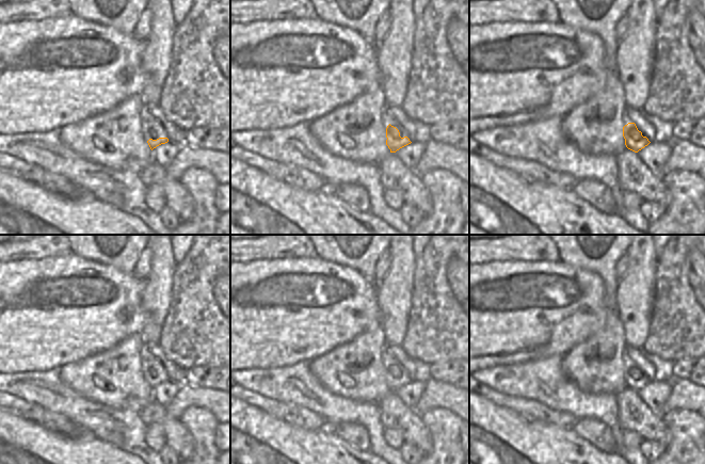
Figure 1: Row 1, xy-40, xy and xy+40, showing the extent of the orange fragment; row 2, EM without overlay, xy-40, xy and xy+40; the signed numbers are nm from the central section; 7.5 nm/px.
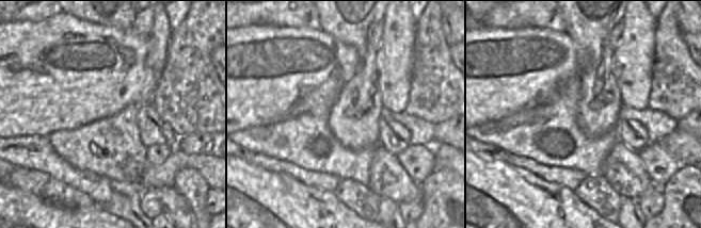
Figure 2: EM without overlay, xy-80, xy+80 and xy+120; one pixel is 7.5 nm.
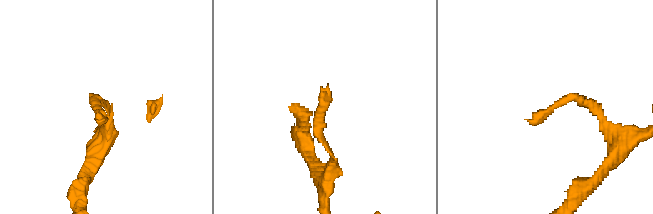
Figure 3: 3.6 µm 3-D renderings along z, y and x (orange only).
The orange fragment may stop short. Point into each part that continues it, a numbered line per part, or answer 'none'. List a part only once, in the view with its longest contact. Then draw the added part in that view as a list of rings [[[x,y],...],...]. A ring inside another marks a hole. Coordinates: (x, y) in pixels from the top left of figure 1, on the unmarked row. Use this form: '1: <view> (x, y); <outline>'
1: xy (395, 355); [[[385,345],[382,348],[382,365],[384,367],[384,378],[386,377],[386,367],[388,364],[396,366],[400,375],[407,375],[411,381],[416,381],[416,367],[414,359],[411,359],[402,350],[401,347],[394,345]]]

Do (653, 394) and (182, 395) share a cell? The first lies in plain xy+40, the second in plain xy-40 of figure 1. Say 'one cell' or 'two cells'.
two cells

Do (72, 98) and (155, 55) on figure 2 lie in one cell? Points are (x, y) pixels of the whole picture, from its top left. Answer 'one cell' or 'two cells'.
two cells

